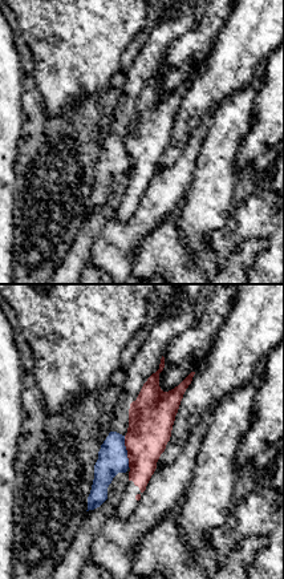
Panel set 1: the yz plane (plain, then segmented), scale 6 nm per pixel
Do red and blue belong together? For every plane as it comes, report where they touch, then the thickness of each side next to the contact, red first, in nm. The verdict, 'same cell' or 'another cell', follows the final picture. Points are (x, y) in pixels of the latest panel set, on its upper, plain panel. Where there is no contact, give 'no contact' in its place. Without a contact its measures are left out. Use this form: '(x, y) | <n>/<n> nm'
(128, 154) | 280/180 nm

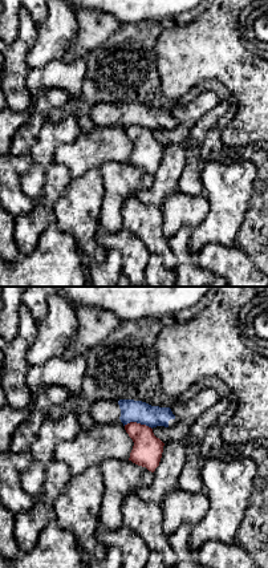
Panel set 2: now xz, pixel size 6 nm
(138, 126) | 180/130 nm

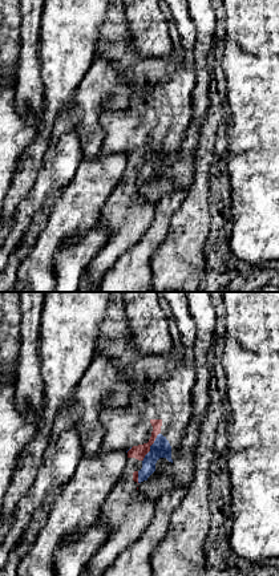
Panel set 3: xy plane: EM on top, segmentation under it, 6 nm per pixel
(149, 150) | 80/120 nm

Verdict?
another cell

